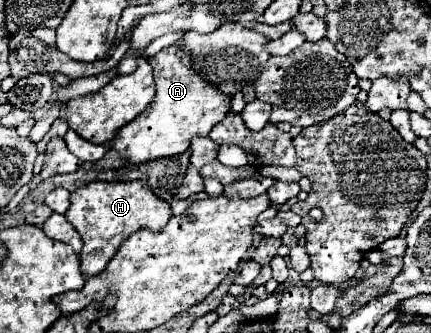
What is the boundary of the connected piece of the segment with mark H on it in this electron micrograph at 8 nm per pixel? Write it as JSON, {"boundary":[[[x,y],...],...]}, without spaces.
{"boundary":[[[92,181],[70,195],[70,207],[66,211],[66,219],[80,233],[84,247],[78,255],[80,271],[88,277],[94,277],[104,271],[106,263],[114,257],[122,241],[126,241],[138,229],[162,229],[172,217],[170,205],[150,193],[146,183],[128,181],[128,183],[106,183]]]}

